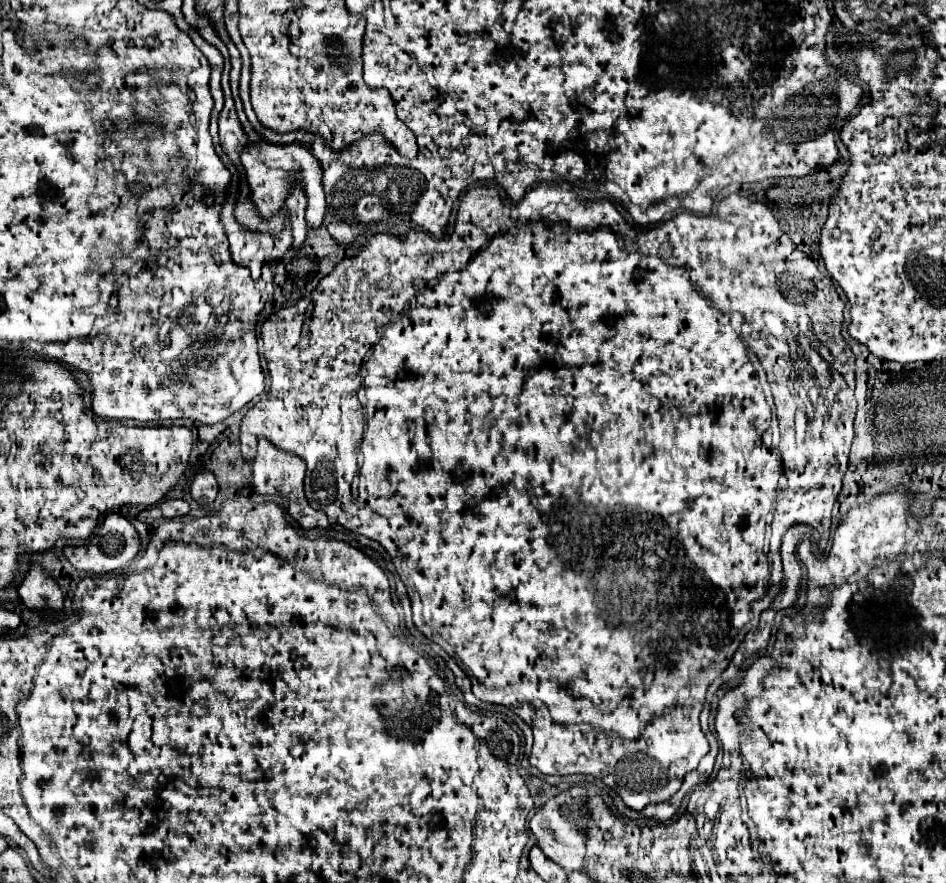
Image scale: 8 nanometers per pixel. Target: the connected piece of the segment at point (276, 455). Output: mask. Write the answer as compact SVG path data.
M259 438L257 456L251 462L253 484L261 496L283 494L283 482L303 482L307 464L295 454L279 450L269 440Z

